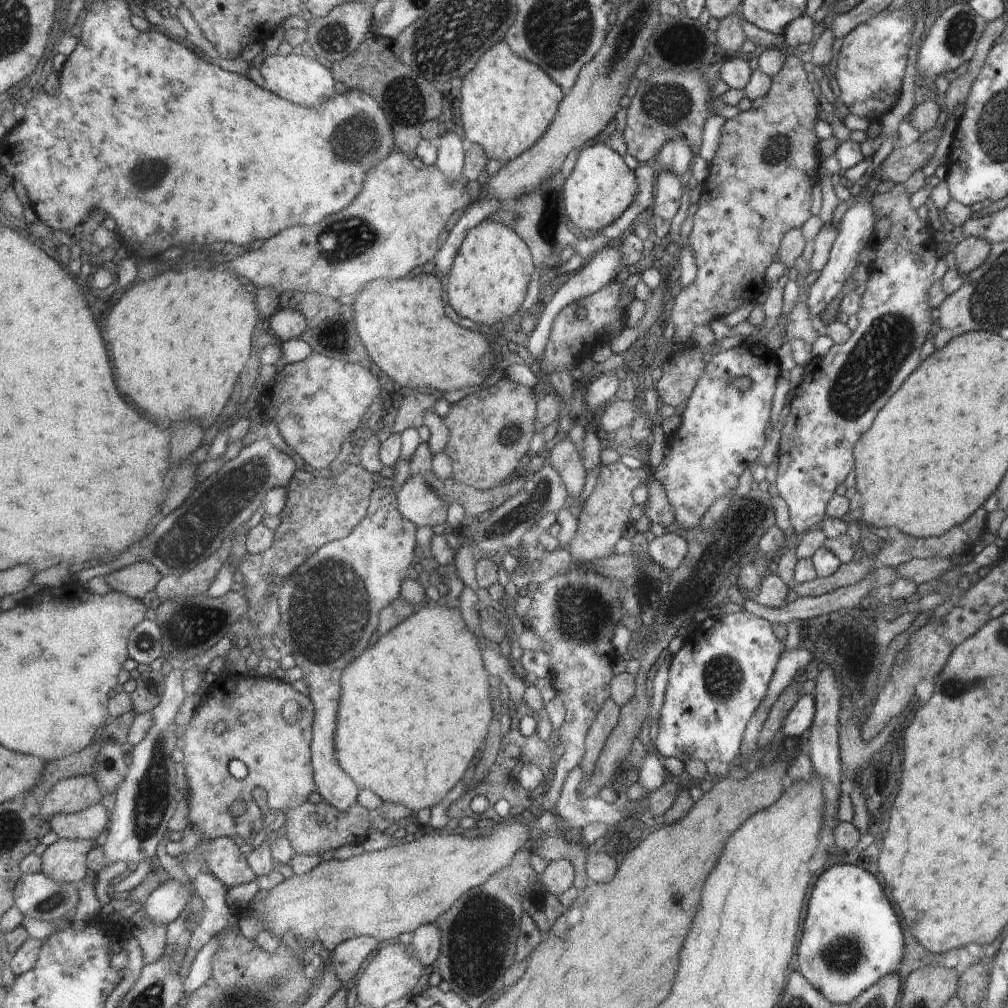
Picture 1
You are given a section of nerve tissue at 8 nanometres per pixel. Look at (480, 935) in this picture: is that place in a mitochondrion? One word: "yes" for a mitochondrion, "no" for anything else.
yes

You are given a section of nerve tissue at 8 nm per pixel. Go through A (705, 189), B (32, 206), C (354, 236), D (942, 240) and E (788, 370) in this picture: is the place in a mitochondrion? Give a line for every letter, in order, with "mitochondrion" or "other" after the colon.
A: other
B: other
C: mitochondrion
D: other
E: other

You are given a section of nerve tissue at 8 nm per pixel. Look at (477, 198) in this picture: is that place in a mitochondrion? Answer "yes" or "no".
no

